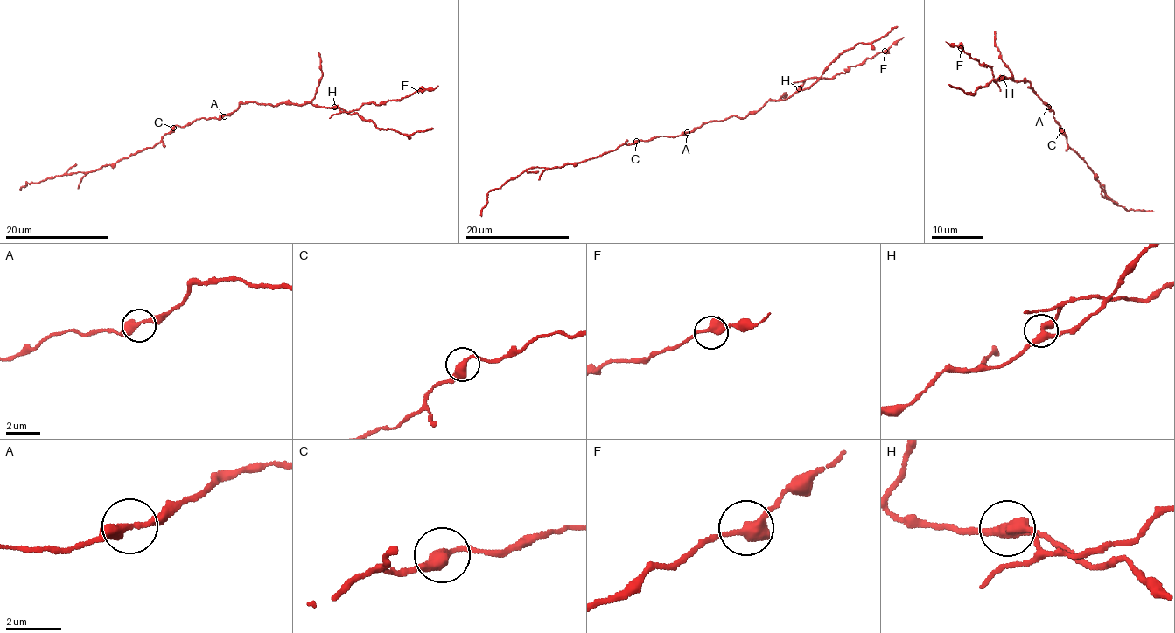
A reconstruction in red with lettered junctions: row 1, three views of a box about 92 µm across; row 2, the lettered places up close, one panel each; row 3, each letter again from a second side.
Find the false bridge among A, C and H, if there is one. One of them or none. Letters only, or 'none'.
H

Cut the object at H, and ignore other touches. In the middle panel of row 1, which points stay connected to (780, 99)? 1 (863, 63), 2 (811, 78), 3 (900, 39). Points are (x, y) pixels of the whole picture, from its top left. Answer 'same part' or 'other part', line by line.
1: other part
2: other part
3: other part

